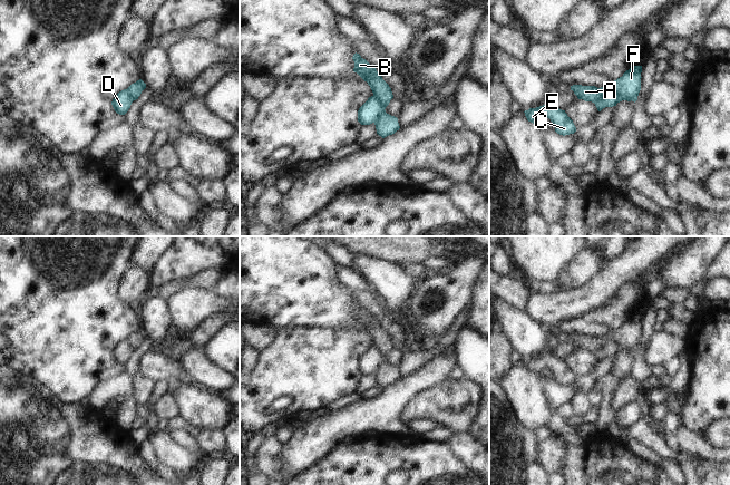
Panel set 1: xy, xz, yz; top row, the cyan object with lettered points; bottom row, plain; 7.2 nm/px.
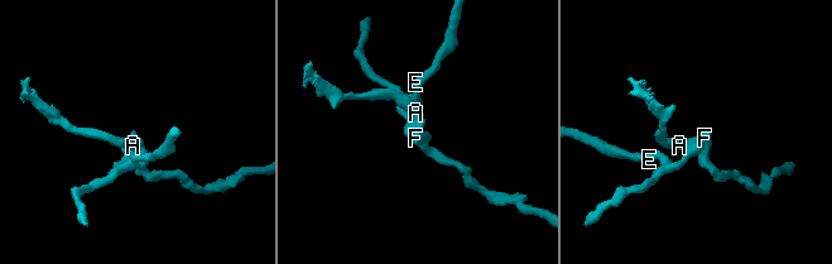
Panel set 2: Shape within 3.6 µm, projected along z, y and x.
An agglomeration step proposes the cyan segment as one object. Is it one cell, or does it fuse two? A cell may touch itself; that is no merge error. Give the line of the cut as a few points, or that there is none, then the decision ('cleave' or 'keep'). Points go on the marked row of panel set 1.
cut yz (621, 99), (614, 93), (607, 91), (595, 104); cleave

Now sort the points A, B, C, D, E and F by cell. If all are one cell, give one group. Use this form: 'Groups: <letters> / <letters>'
Groups: A B F / C D E

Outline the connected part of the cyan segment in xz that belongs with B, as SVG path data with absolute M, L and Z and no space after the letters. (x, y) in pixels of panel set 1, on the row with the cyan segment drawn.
M356 52L352 59L354 61L353 71L368 83L373 93L373 96L380 101L382 106L383 113L380 114L374 122L377 134L382 138L395 134L400 128L398 118L387 114L385 110L390 100L393 98L391 88L382 79L376 67L371 66L359 54Z

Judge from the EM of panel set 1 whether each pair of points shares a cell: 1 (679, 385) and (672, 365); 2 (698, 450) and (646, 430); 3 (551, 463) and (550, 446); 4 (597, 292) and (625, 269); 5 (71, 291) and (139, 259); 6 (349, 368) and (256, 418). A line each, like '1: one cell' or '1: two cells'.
1: two cells
2: two cells
3: one cell
4: one cell
5: two cells
6: one cell

